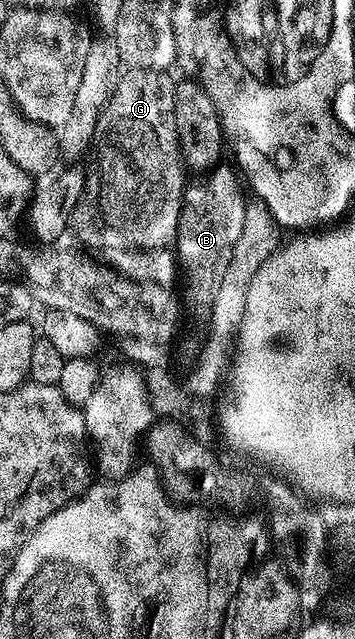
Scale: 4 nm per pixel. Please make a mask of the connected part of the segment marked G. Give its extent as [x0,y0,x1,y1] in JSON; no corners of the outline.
[70,69,189,252]

